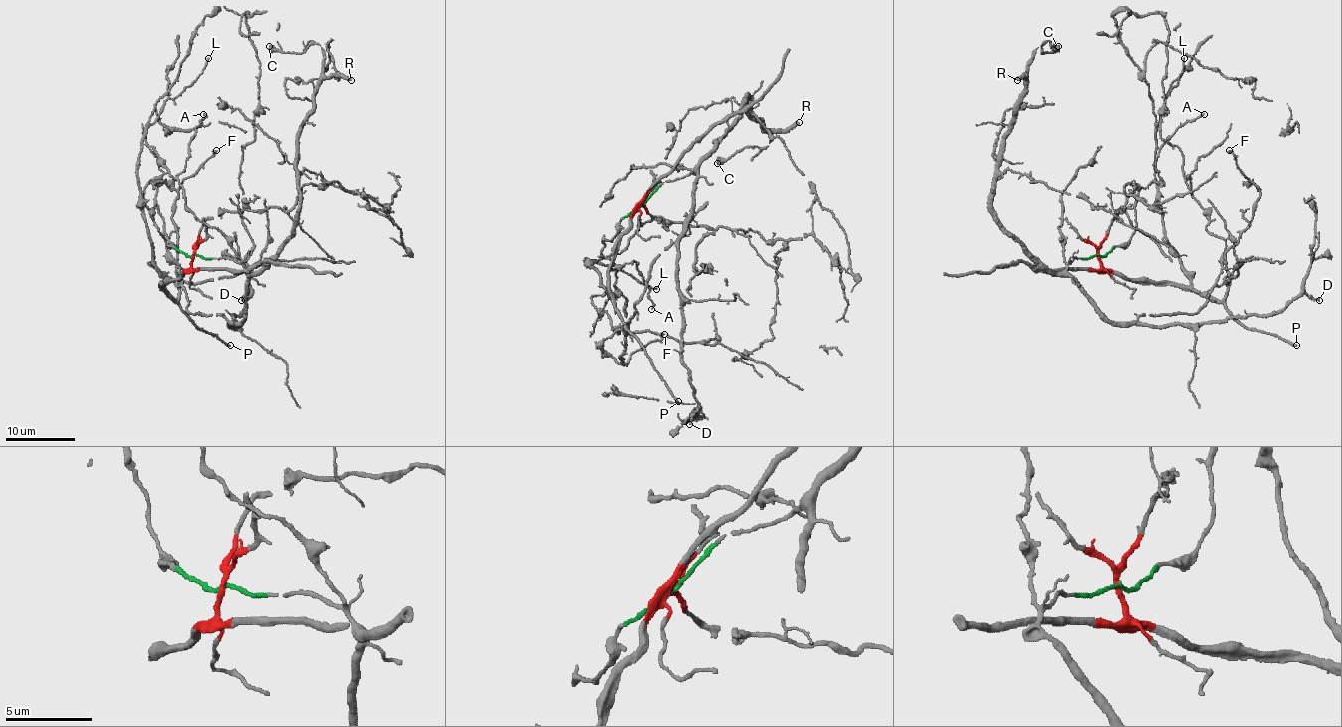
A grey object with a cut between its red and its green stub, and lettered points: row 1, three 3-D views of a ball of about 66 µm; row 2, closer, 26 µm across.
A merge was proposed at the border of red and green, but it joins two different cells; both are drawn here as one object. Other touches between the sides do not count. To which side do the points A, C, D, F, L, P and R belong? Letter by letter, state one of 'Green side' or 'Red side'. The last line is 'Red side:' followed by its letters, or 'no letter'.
A: Green side
C: Green side
D: Green side
F: Red side
L: Red side
P: Red side
R: Green side
Red side: F, L, P

